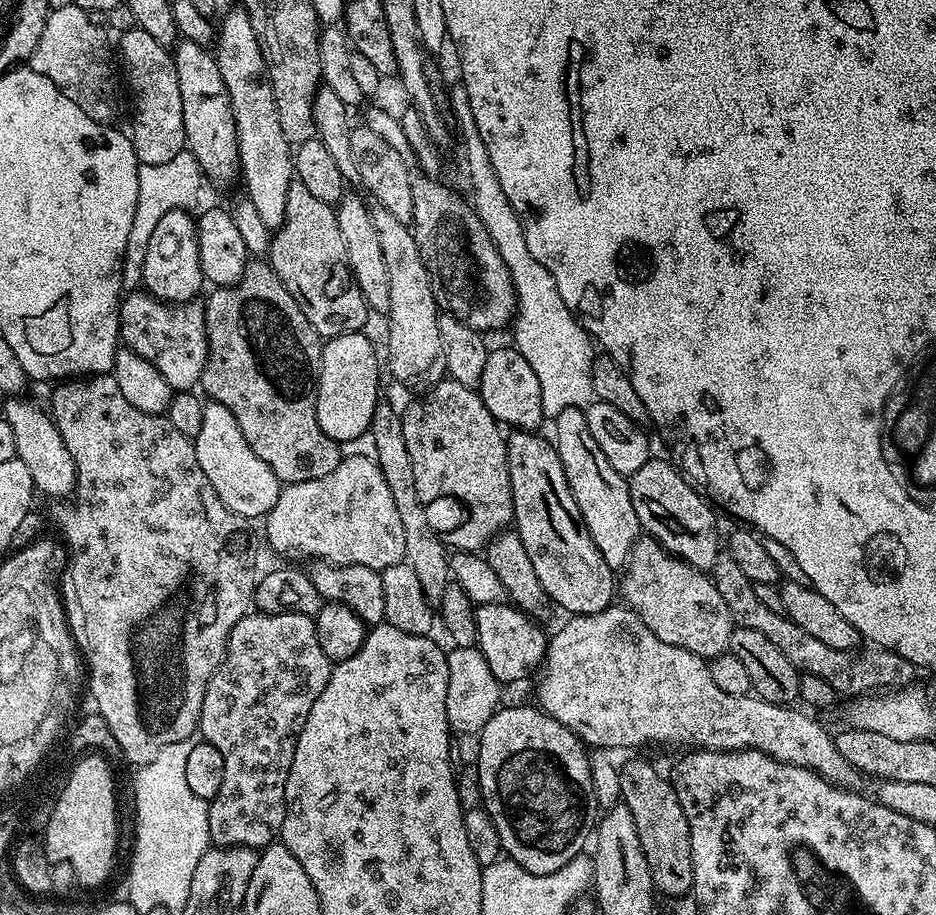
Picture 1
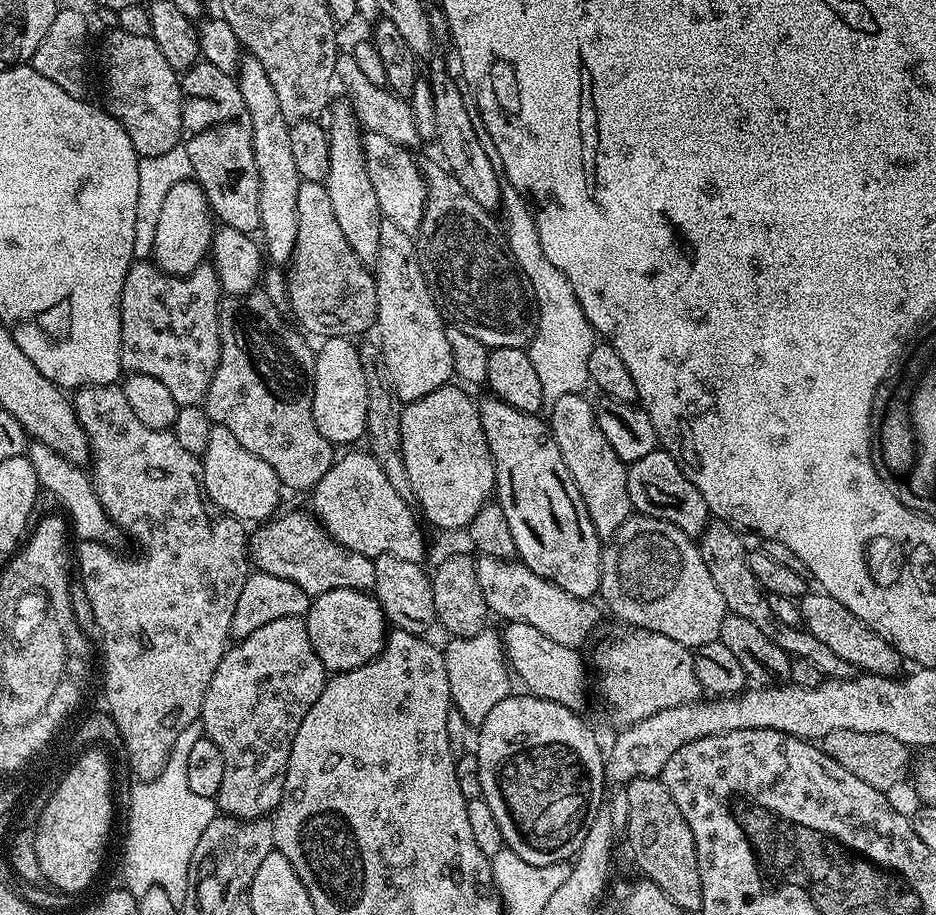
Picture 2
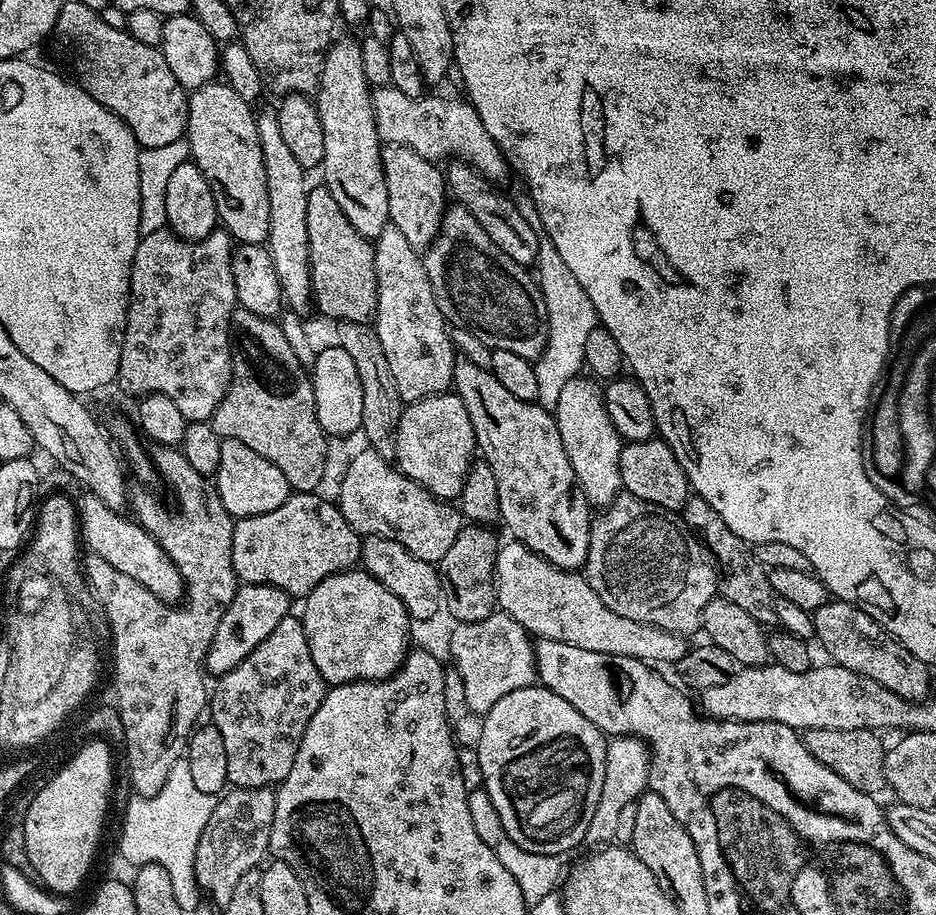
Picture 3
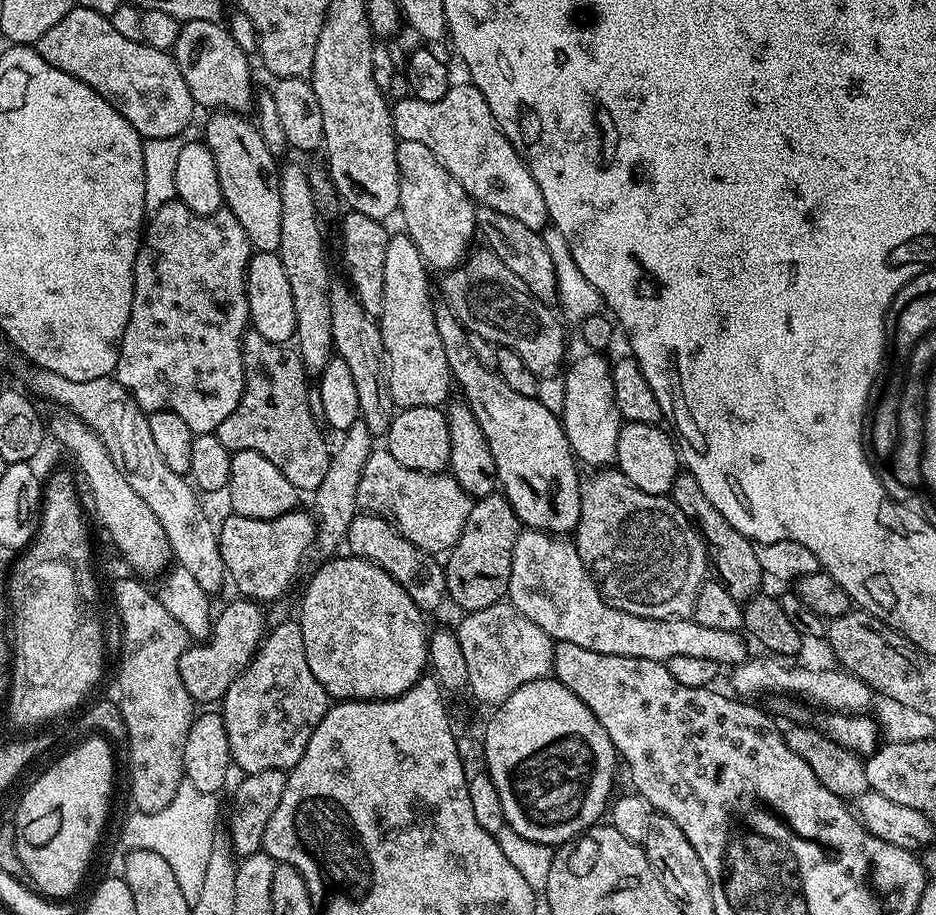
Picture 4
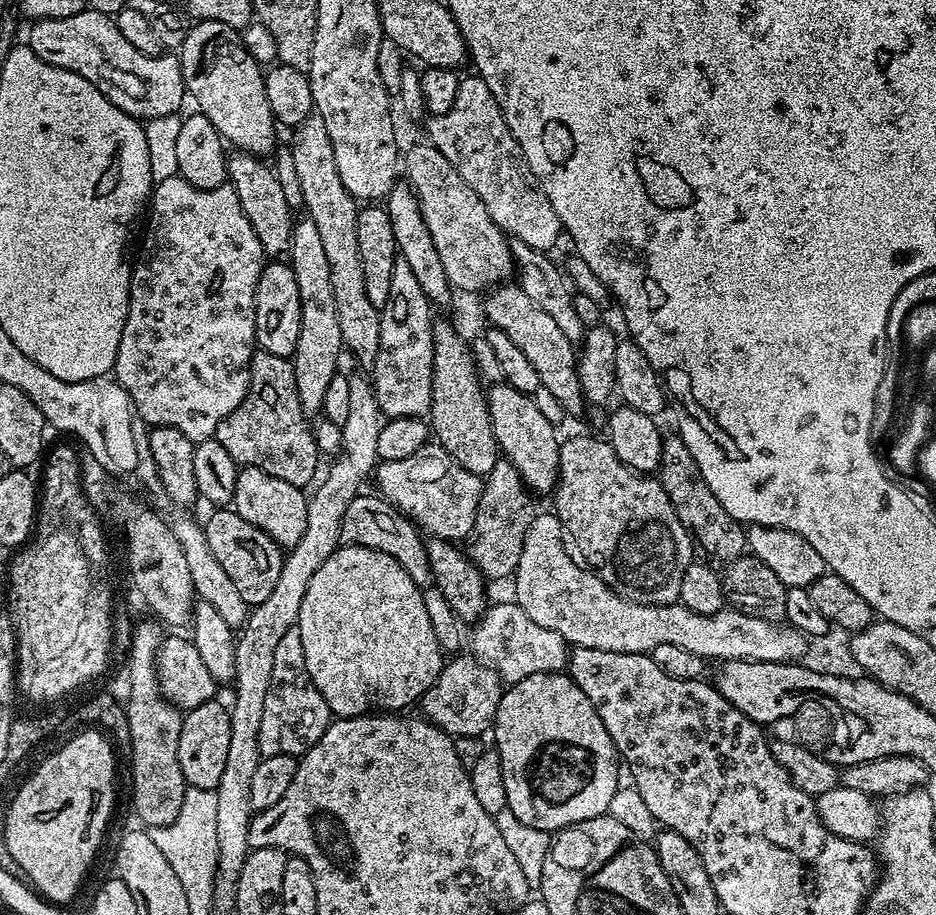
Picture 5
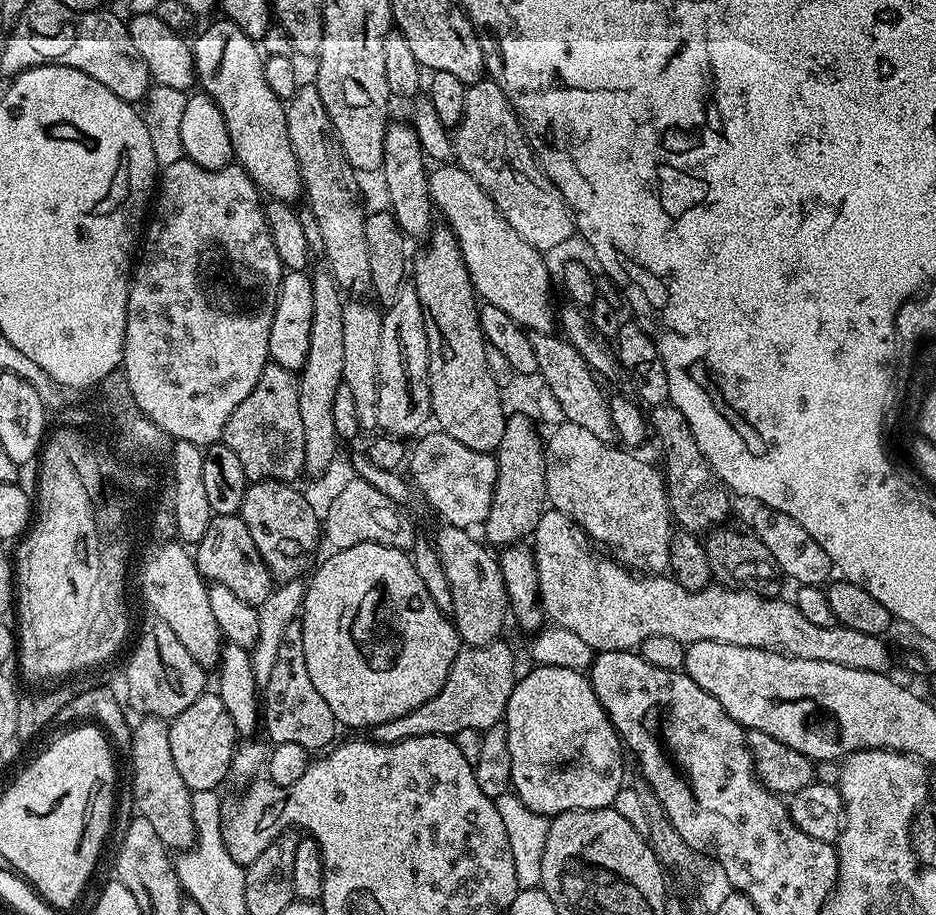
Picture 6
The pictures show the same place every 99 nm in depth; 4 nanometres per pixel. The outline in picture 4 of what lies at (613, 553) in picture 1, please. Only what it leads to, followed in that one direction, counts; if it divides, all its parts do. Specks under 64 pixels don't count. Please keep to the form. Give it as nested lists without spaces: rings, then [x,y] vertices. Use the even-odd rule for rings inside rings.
[[[591,350],[583,354],[567,365],[568,373],[567,368],[563,373],[566,402],[558,415],[577,461],[581,465],[589,464],[589,469],[599,470],[615,465],[622,417],[614,398],[612,364],[607,355]]]

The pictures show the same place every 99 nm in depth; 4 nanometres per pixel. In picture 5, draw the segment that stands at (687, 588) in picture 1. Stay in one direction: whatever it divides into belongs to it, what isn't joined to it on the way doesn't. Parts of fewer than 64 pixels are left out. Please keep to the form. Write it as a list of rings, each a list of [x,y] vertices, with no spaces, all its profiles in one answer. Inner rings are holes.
[[[572,436],[569,440],[565,439],[560,445],[560,479],[554,489],[555,496],[556,505],[554,505],[554,511],[556,517],[559,518],[574,548],[574,543],[576,543],[577,549],[575,548],[575,551],[577,553],[580,551],[584,555],[582,557],[583,563],[591,571],[595,572],[601,580],[605,580],[616,593],[625,596],[627,600],[638,600],[642,604],[674,604],[679,601],[680,591],[682,590],[682,574],[686,574],[688,567],[694,563],[694,556],[692,556],[694,541],[691,534],[686,530],[686,526],[682,526],[678,514],[674,514],[674,506],[670,506],[670,498],[666,494],[666,490],[662,490],[659,479],[648,474],[638,473],[630,466],[626,466],[622,462],[622,458],[618,458],[618,454],[614,454],[614,450],[607,439],[600,437],[599,440],[596,436]]]

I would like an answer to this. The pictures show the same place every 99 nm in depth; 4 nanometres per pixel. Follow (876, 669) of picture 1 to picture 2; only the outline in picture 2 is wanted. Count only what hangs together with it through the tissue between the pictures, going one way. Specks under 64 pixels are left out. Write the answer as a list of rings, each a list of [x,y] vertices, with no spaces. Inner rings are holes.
[[[712,518],[698,537],[702,562],[706,562],[706,570],[710,570],[710,578],[714,578],[714,586],[718,586],[722,594],[725,609],[731,615],[754,622],[754,626],[758,626],[758,630],[762,630],[762,634],[766,634],[766,638],[770,638],[770,642],[774,642],[774,646],[788,653],[789,657],[814,662],[814,666],[818,666],[825,678],[849,680],[857,675],[858,670],[855,666],[850,662],[842,662],[838,654],[832,653],[823,642],[818,642],[803,627],[786,626],[786,622],[773,617],[768,601],[769,595],[750,571],[748,552],[739,535],[741,536],[741,533],[727,520]]]

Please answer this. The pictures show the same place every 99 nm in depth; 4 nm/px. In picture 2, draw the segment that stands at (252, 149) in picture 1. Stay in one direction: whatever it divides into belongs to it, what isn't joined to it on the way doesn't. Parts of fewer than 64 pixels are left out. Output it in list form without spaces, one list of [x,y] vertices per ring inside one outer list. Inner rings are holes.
[[[245,55],[241,59],[238,83],[242,90],[242,102],[246,102],[246,111],[250,114],[254,166],[258,166],[259,231],[264,232],[262,248],[273,265],[284,266],[291,261],[294,242],[298,242],[298,186],[301,182],[290,146],[290,121],[282,114],[274,86],[258,58]]]

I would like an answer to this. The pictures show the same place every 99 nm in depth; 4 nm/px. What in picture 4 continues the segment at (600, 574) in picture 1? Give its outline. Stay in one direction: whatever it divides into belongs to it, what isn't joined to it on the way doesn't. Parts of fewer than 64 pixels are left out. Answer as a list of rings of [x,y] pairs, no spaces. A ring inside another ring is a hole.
[[[443,302],[433,303],[434,322],[438,326],[438,335],[442,338],[442,347],[446,350],[446,362],[452,371],[455,387],[460,388],[463,403],[478,418],[478,426],[482,426],[482,434],[486,434],[486,442],[490,446],[490,454],[494,454],[494,466],[498,488],[510,502],[514,514],[519,518],[525,529],[537,532],[550,532],[554,536],[563,537],[575,533],[580,513],[580,485],[582,483],[581,469],[576,456],[572,452],[570,442],[564,433],[564,425],[557,413],[546,410],[542,402],[535,396],[517,394],[511,386],[502,382],[495,368],[488,368],[478,362],[478,354],[470,346],[468,329],[458,322],[454,310]]]

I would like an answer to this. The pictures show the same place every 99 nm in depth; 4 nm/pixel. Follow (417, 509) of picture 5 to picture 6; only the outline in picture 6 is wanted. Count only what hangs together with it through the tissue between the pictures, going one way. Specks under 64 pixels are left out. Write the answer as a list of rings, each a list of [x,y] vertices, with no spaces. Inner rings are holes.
[[[439,430],[431,431],[425,431],[415,441],[417,444],[413,448],[411,445],[410,455],[406,460],[406,469],[409,472],[407,475],[415,491],[420,496],[424,495],[425,502],[441,516],[440,520],[445,525],[475,529],[475,524],[476,527],[483,525],[486,514],[490,514],[496,481],[495,455],[470,450],[470,446],[462,446],[462,442],[454,442],[450,434]]]

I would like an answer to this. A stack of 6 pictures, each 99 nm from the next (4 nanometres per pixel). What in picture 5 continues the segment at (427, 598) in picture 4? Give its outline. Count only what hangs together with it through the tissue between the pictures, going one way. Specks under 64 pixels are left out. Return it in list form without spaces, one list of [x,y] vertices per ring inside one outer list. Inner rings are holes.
[[[361,494],[354,498],[354,502],[350,502],[350,506],[346,506],[340,539],[344,544],[357,544],[373,548],[382,554],[390,554],[390,558],[397,560],[416,584],[428,586],[433,583],[431,562],[428,560],[426,540],[421,529],[379,494]]]

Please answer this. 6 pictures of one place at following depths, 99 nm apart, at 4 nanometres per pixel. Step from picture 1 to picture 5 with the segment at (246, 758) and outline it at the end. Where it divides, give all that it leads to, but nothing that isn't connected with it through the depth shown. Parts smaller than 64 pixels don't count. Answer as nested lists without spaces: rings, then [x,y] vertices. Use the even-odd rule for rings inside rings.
[[[299,627],[286,630],[286,634],[278,641],[278,650],[274,650],[274,674],[270,674],[270,690],[266,690],[266,706],[262,706],[262,726],[258,726],[258,746],[261,757],[274,754],[286,754],[297,758],[315,746],[326,734],[328,725],[334,717],[330,706],[326,706],[326,698],[314,686],[310,678],[310,670],[306,670],[306,654],[302,650],[302,634]]]

